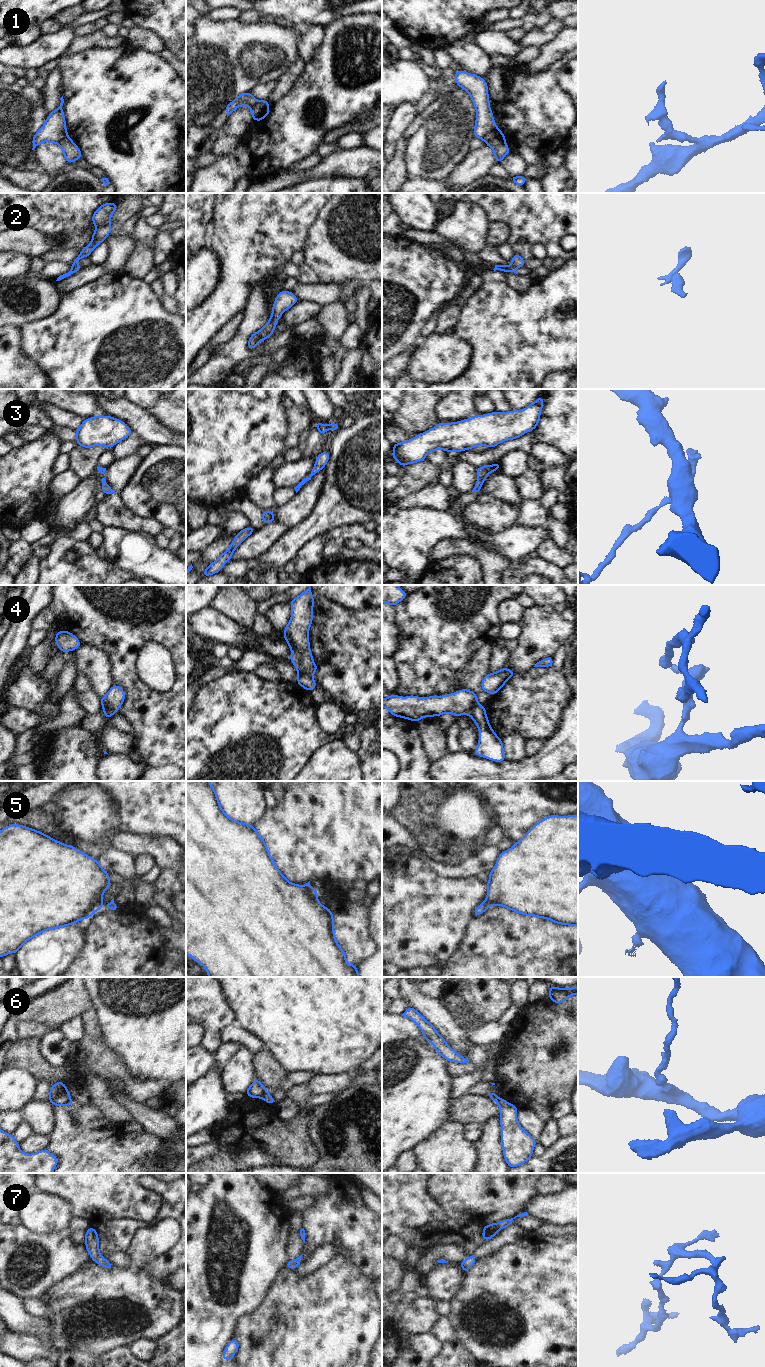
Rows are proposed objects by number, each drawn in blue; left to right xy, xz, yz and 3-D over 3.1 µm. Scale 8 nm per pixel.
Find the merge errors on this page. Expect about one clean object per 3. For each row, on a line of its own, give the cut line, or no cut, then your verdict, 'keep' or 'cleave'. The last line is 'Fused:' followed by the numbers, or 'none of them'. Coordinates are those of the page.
1: yz (502, 134), (493, 137), (486, 144) | cleave
2: no cut | keep
3: no cut | keep
4: xz (298, 673), (312, 677) | cleave
5: no cut | keep
6: xz (267, 1091), (260, 1097) | cleave
7: no cut | keep
Fused: 1, 4, 6

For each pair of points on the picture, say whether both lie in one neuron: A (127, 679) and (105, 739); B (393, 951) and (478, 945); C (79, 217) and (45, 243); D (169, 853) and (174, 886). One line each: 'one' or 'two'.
A: two
B: two
C: two
D: two

